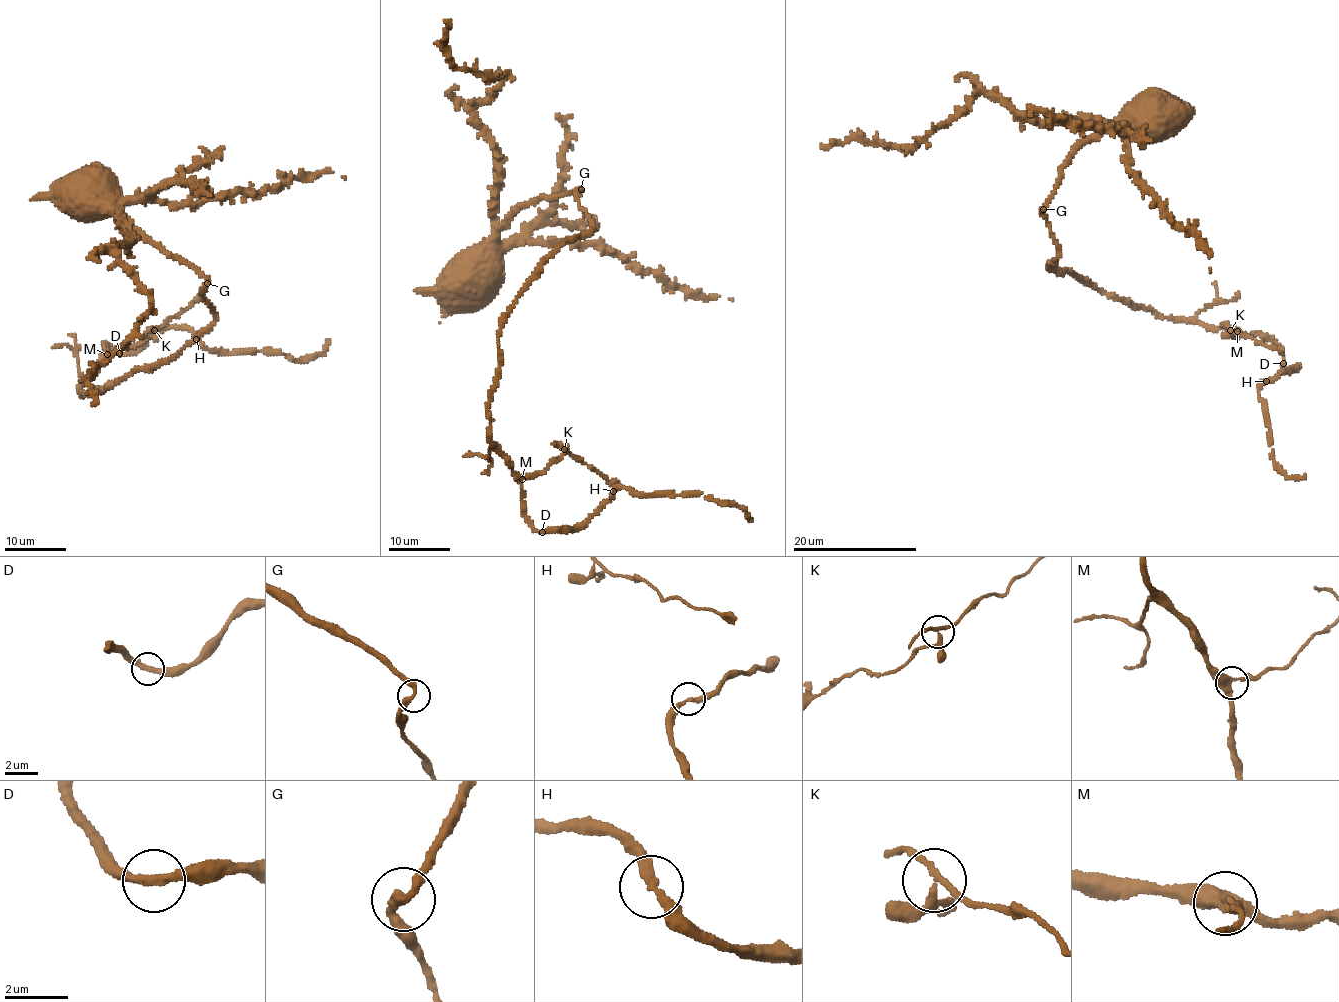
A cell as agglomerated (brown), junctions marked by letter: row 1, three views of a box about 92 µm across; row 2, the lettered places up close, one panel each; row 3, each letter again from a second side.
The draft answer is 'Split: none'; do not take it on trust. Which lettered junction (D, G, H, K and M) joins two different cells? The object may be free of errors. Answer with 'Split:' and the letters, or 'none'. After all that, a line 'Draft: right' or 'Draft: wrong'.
Split: K
Draft: wrong

